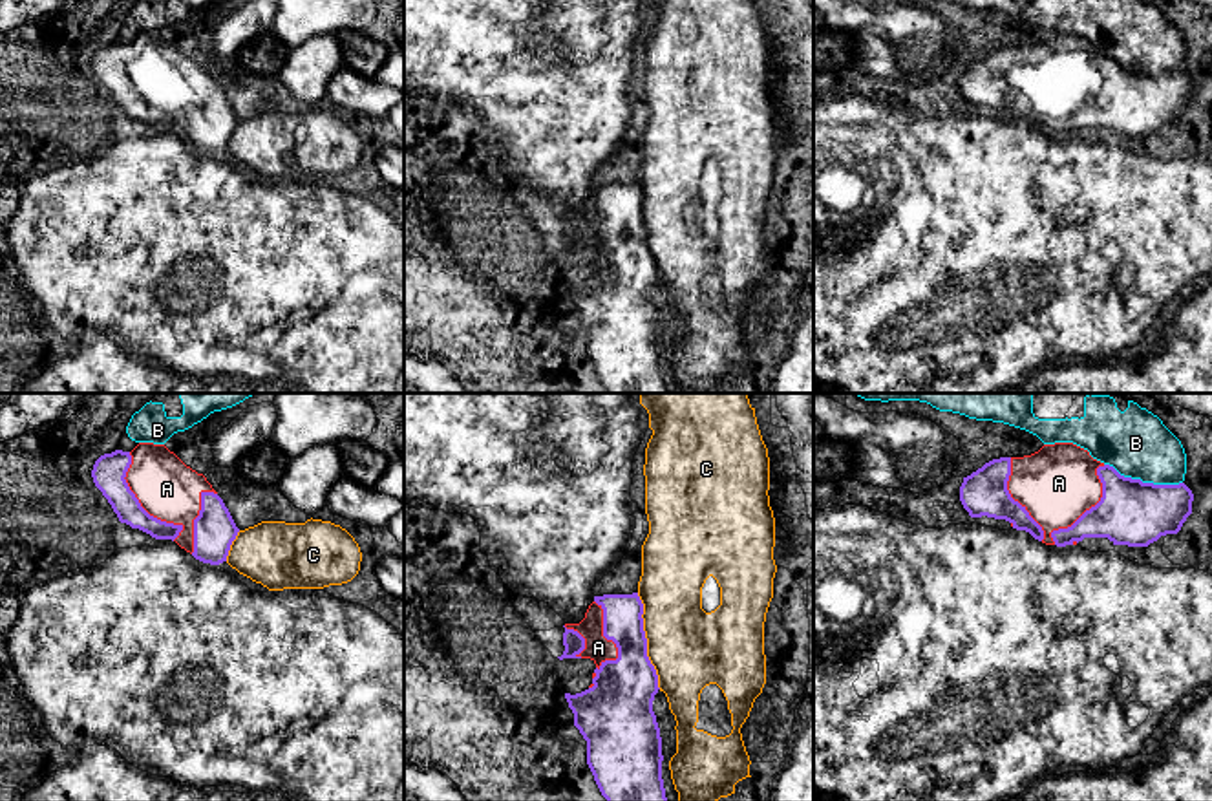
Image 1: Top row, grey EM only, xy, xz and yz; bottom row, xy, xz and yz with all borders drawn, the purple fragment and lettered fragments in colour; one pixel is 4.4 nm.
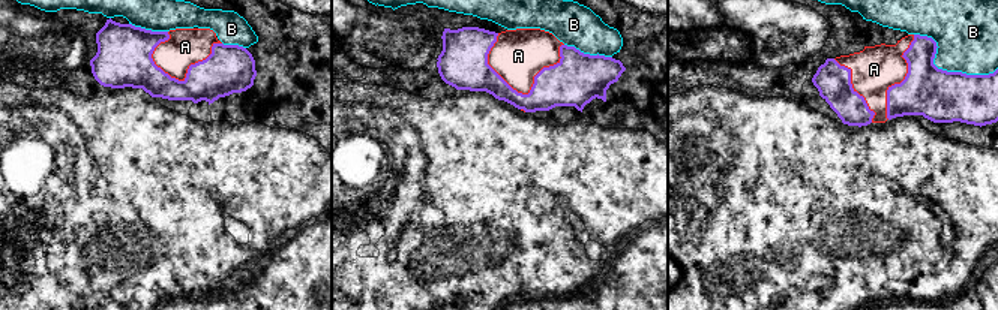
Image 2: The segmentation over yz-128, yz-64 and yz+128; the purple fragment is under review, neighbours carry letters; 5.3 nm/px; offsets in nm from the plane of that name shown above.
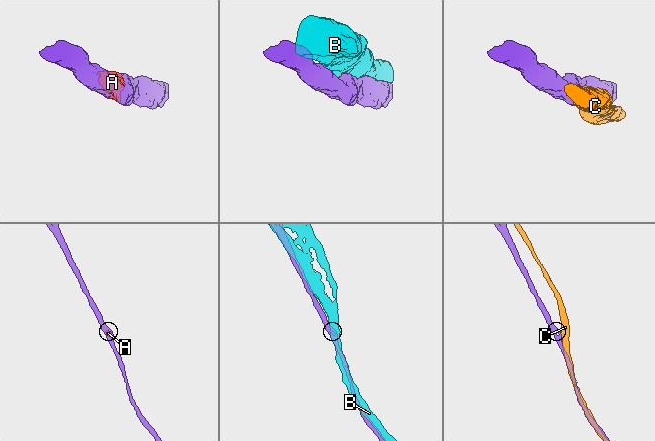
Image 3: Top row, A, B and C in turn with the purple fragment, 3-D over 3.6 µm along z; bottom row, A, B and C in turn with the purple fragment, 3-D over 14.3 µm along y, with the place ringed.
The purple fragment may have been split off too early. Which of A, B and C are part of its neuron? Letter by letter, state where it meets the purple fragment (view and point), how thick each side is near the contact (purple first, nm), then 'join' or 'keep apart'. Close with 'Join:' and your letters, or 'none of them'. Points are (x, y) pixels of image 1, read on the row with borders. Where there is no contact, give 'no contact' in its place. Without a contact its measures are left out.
A: meets purple in xy at (139, 505); 150 nm thick on the purple side, 280 nm on the other; join
B: meets purple in yz at (1141, 481); 280 nm thick on the purple side, 300 nm on the other; keep apart
C: meets purple in xz at (646, 640); 280 nm thick on the purple side, 360 nm on the other; keep apart
Join: A

